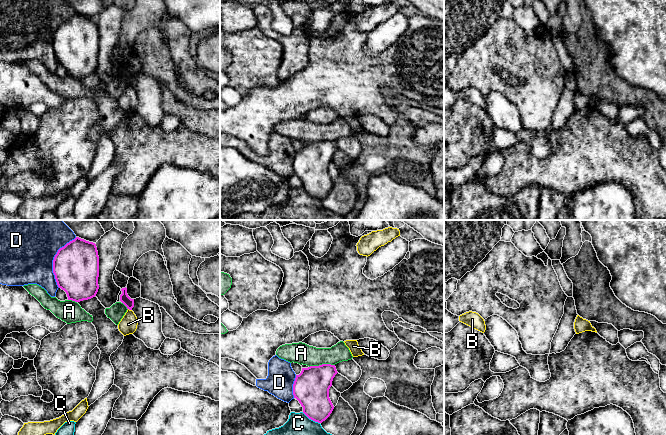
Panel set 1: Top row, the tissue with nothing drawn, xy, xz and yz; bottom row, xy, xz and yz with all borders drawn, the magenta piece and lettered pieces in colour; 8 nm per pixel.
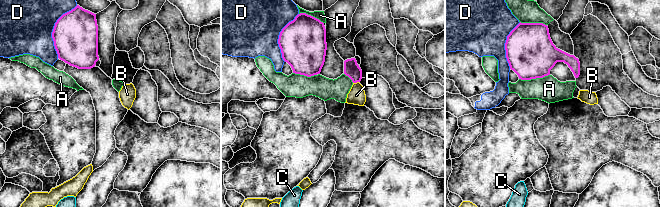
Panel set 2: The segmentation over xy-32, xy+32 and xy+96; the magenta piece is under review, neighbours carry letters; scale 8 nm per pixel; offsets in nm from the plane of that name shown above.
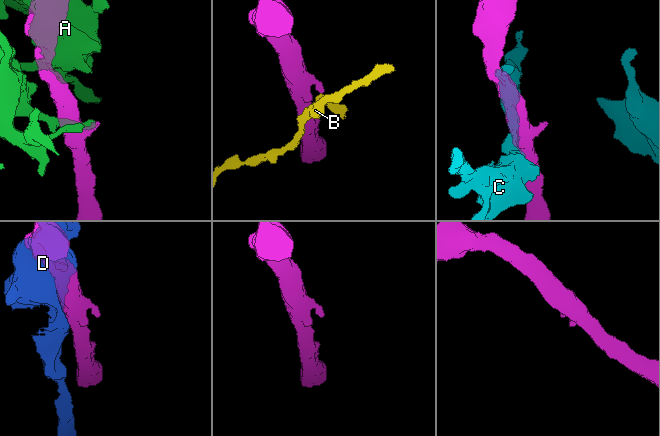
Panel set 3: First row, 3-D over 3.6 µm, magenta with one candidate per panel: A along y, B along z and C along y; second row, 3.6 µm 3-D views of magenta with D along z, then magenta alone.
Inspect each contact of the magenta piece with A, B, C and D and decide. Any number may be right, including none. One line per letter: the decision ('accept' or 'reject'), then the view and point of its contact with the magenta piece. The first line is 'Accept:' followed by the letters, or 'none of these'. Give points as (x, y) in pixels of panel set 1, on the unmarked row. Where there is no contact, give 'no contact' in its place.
Accept: none of these
A: reject | xz (322, 140)
B: reject | xy (130, 85)
C: reject | xz (311, 195)
D: reject | xy (53, 36)

